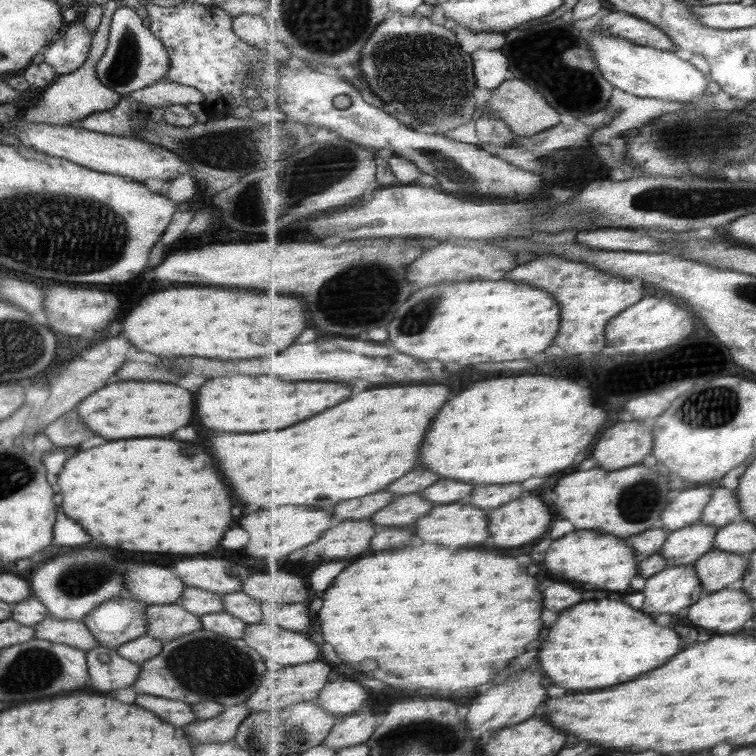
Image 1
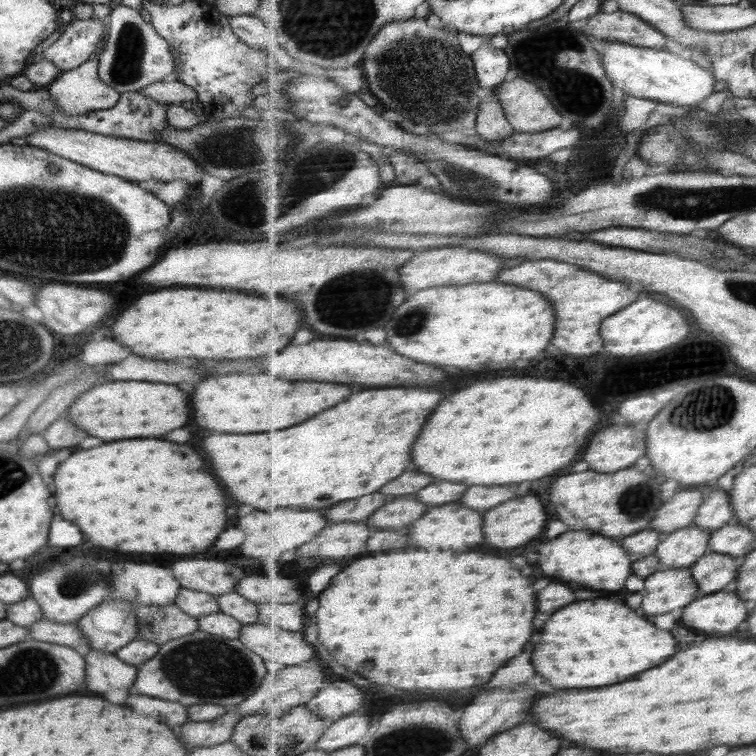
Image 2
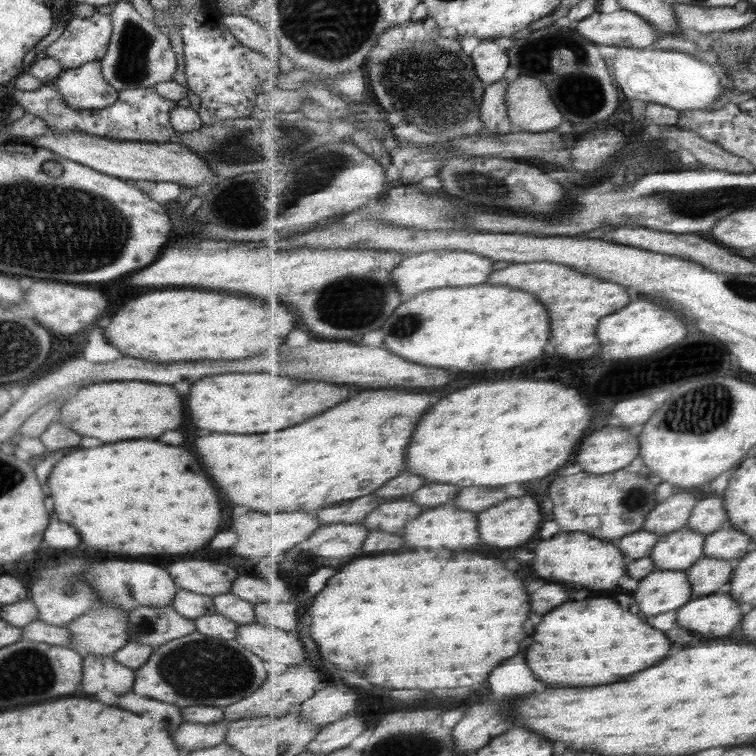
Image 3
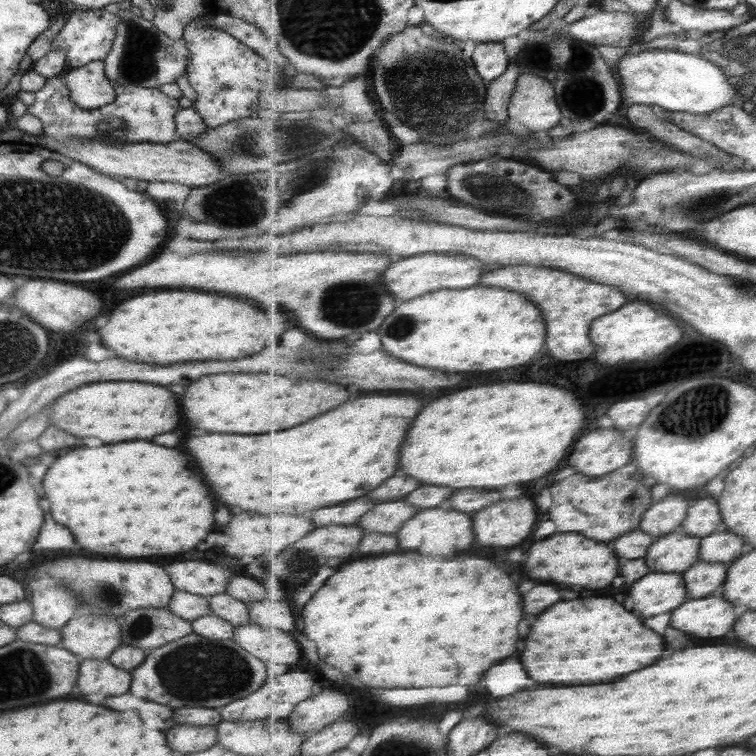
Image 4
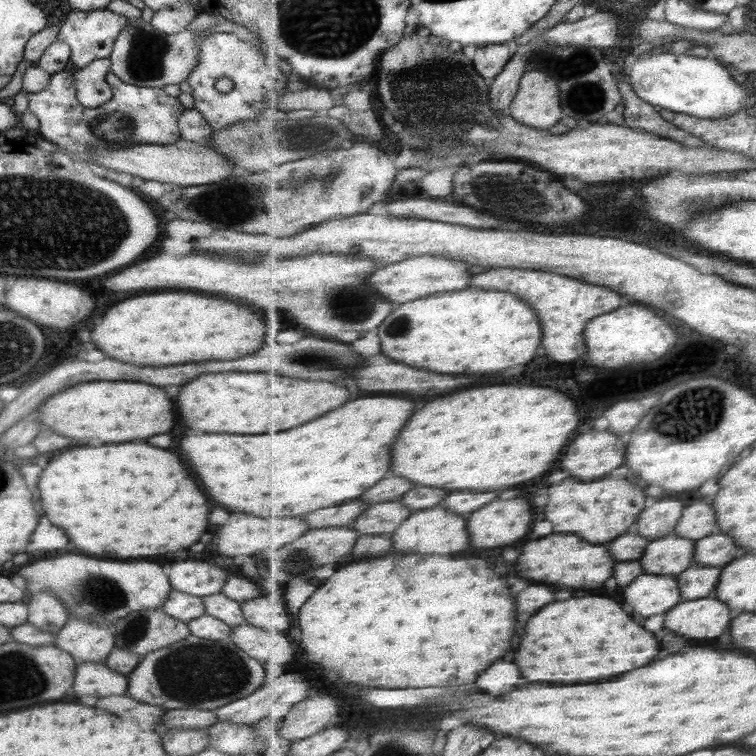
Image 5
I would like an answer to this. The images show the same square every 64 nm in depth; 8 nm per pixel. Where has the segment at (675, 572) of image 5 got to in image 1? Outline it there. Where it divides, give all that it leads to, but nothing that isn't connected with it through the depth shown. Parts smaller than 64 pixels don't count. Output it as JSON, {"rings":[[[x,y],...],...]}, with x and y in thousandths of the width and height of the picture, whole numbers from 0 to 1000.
{"rings":[[[926,688],[918,694],[886,702],[873,730],[888,750],[919,747],[930,734],[944,725],[951,700]]]}

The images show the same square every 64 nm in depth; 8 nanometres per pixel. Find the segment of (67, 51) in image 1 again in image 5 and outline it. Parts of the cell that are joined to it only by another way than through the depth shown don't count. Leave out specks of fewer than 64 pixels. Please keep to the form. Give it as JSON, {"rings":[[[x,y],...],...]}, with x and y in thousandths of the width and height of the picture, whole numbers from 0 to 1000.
{"rings":[[[140,11],[119,15],[94,13],[83,21],[83,25],[83,32],[81,32],[74,50],[91,62],[91,87],[99,91],[110,90],[127,78],[143,78],[153,48],[171,30],[171,24],[167,21],[152,19]]]}

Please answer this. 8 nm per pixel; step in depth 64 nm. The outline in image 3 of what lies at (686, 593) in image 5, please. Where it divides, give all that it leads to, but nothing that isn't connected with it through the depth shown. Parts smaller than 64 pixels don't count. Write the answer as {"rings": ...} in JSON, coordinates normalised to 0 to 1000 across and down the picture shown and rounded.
{"rings":[[[930,735],[910,755],[911,770],[919,780],[919,791],[946,786],[956,772],[967,771],[972,751],[980,738],[954,739]]]}

